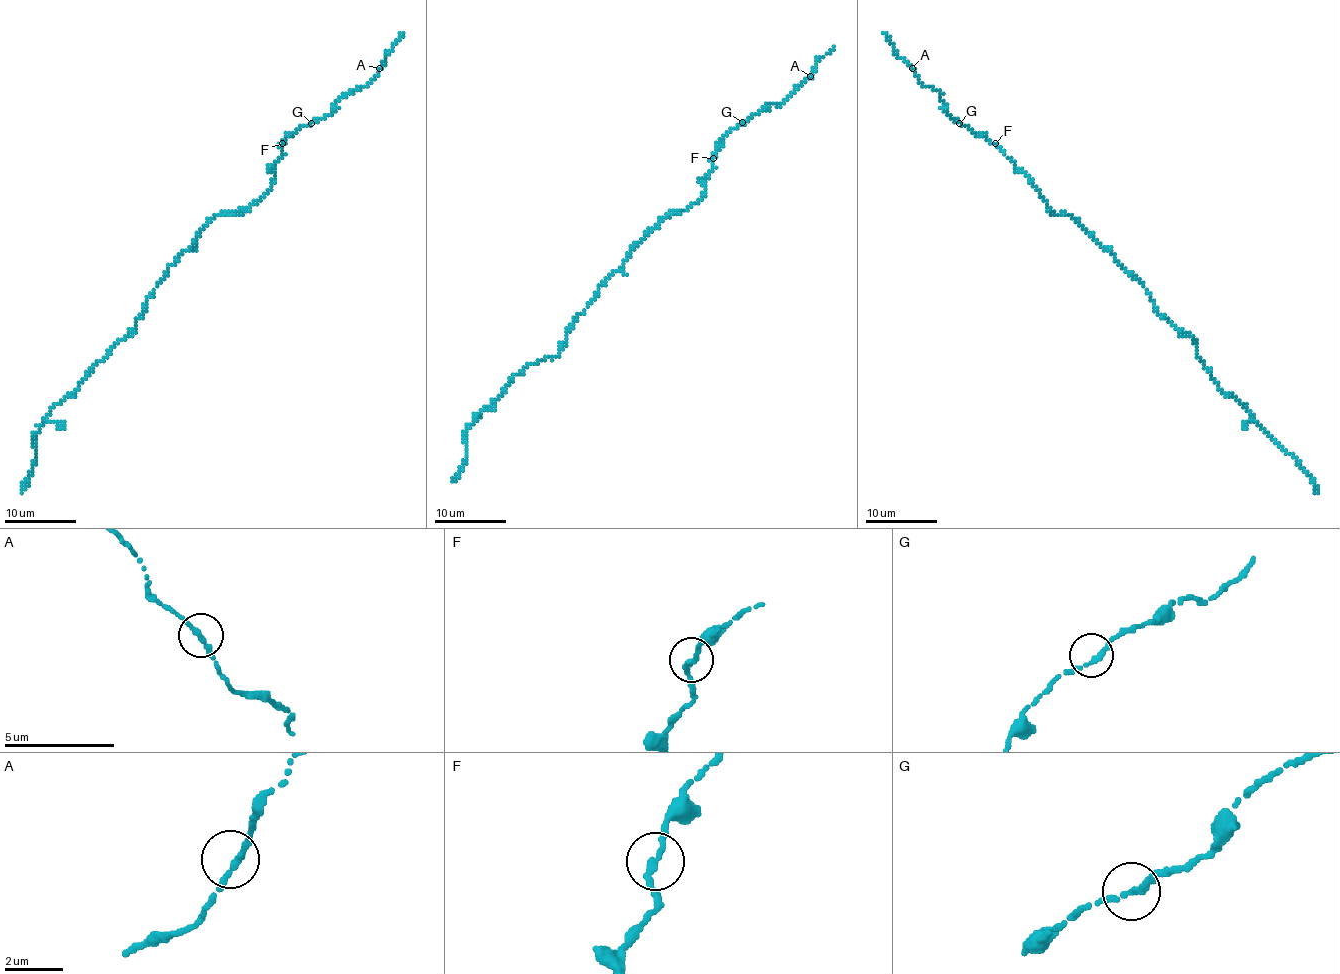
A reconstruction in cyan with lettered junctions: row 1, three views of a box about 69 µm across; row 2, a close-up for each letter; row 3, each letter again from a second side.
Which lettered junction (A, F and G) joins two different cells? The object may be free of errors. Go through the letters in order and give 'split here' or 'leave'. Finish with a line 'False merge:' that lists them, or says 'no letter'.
A: leave
F: leave
G: leave
False merge: no letter

